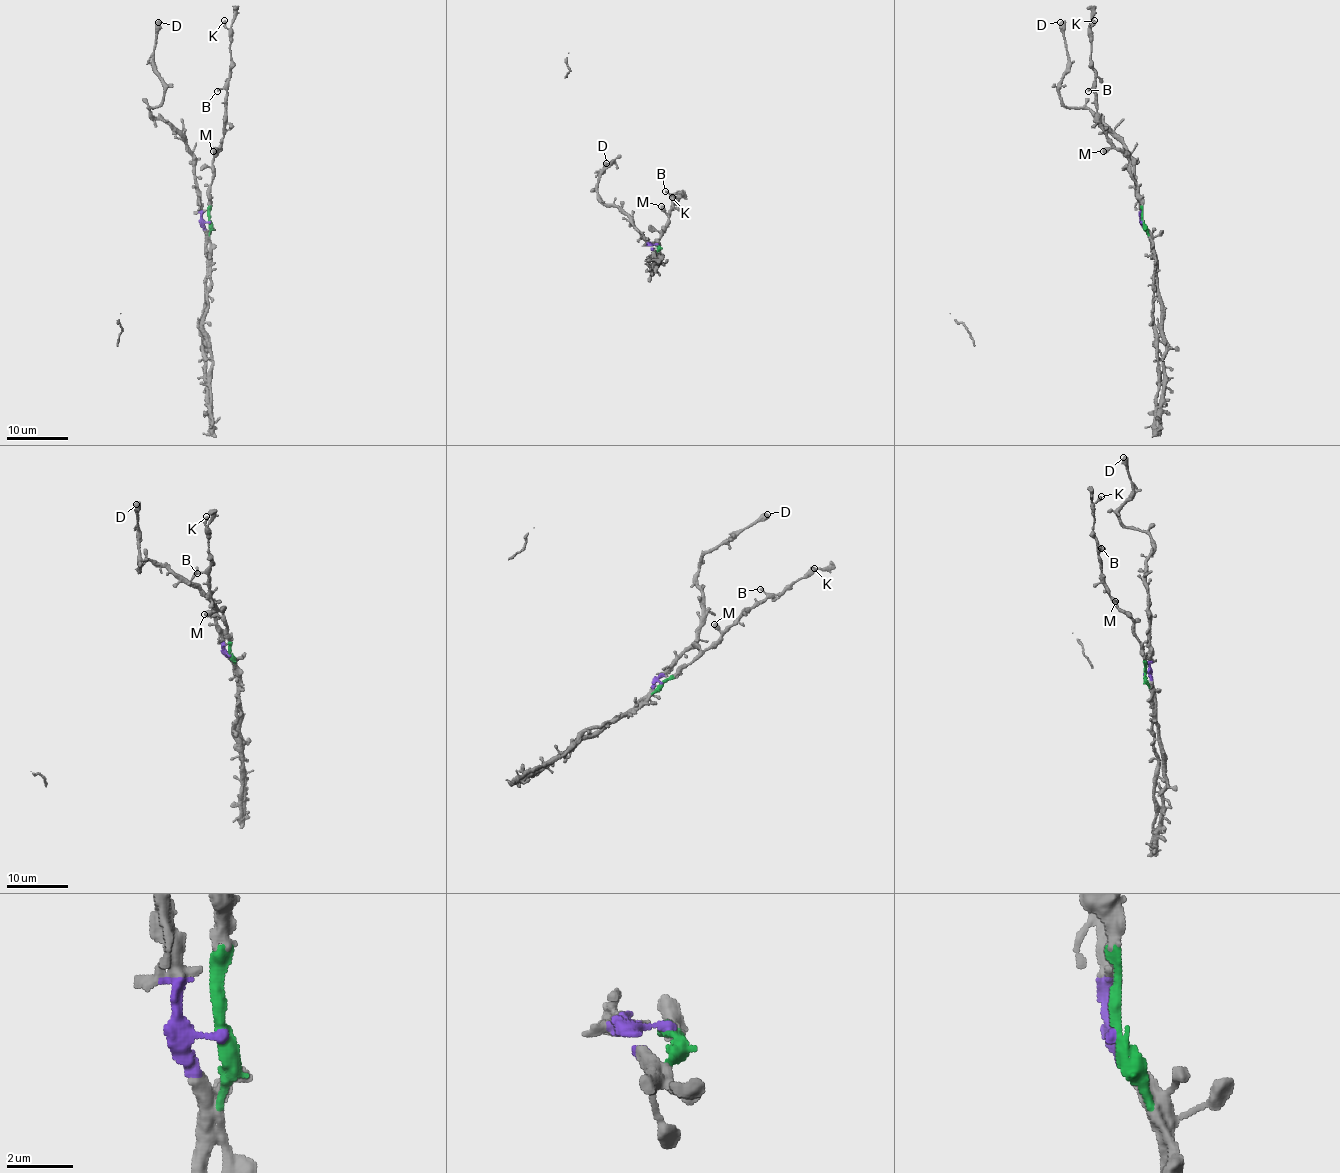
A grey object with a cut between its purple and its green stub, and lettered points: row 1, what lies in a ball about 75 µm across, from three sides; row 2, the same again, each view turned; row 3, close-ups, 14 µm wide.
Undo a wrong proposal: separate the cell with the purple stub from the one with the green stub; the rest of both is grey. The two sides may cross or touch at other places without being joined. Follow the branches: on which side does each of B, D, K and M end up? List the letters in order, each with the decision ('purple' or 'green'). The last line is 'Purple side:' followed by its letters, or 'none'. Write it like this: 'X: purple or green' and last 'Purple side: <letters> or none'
B: green
D: purple
K: green
M: green
Purple side: D

